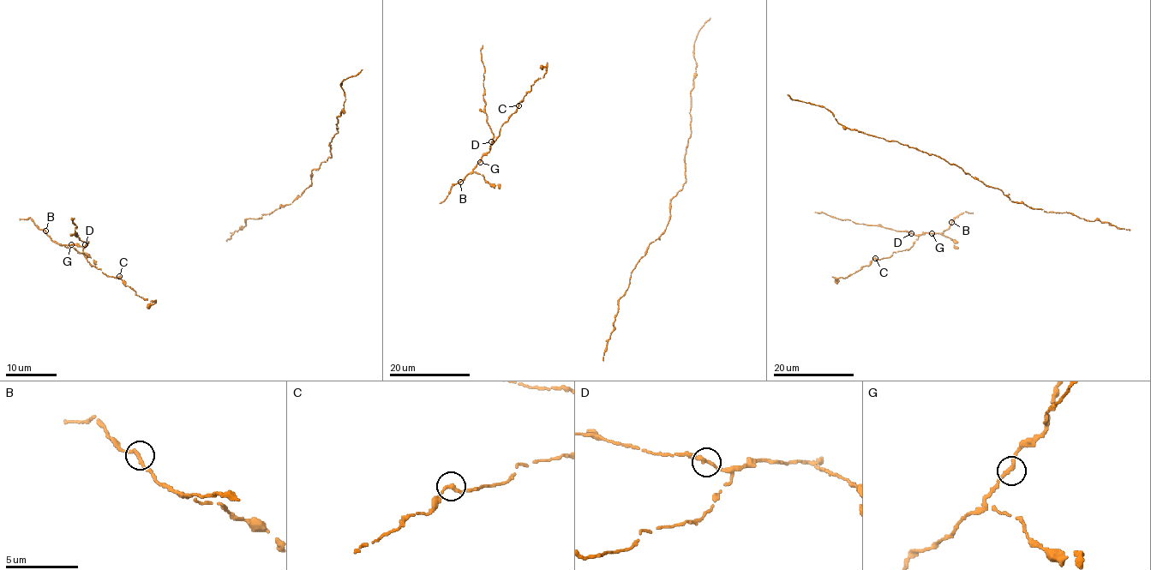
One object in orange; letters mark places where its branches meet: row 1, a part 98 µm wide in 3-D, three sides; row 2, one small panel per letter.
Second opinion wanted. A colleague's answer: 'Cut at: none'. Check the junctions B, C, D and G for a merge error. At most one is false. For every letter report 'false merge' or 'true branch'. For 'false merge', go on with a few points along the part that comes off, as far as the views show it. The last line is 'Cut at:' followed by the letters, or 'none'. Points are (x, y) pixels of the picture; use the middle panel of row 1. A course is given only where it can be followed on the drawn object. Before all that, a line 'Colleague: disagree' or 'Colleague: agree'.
Colleague: agree
B: true branch
C: true branch
D: true branch
G: true branch
Cut at: none

